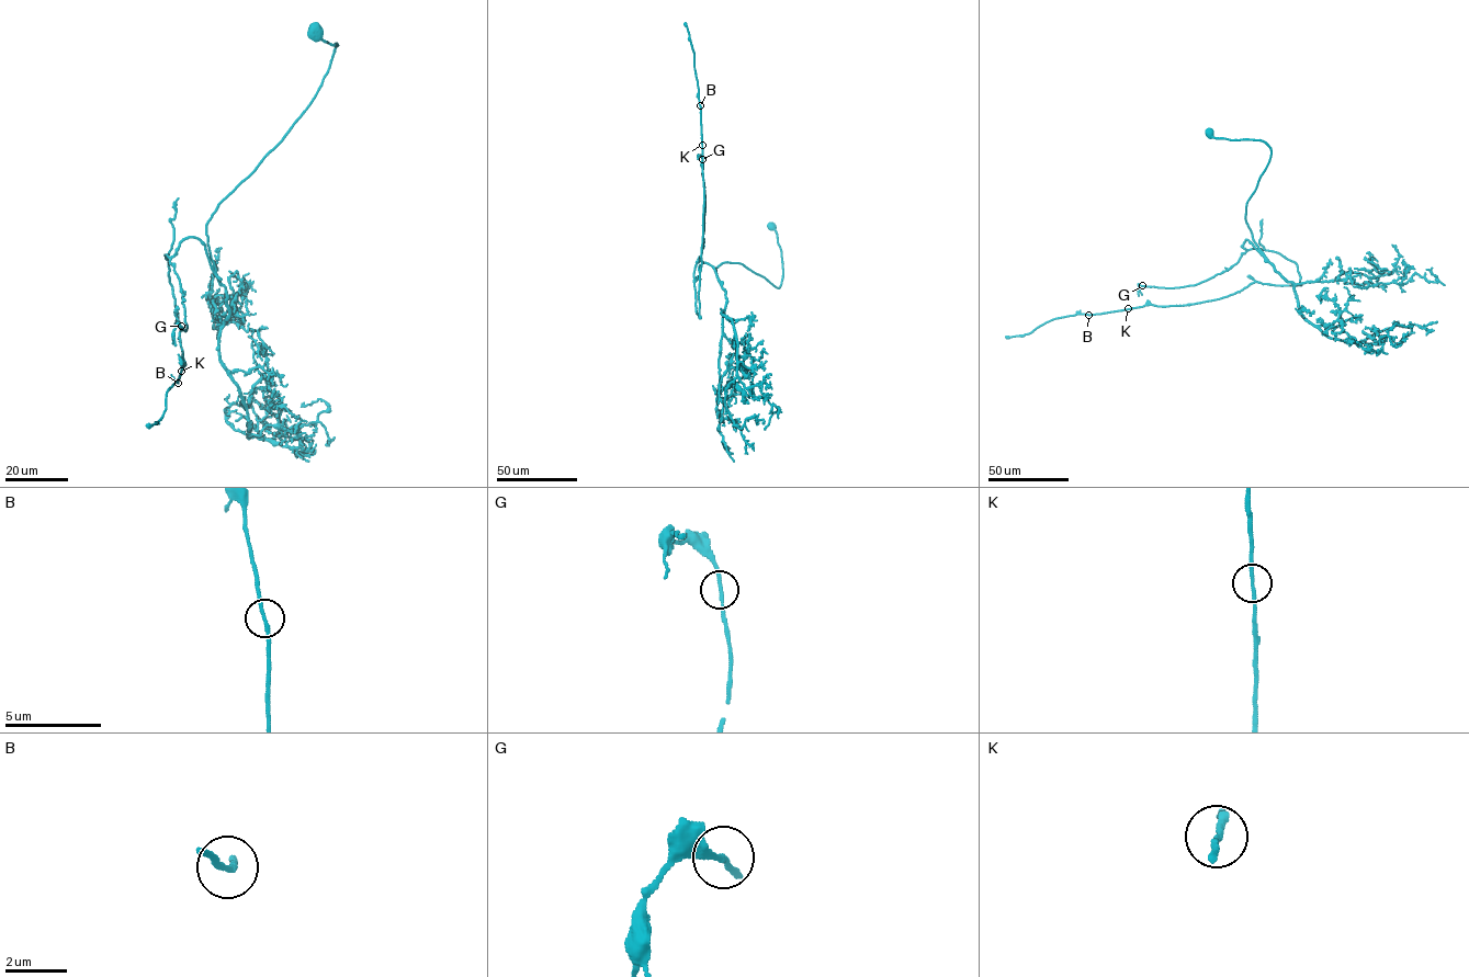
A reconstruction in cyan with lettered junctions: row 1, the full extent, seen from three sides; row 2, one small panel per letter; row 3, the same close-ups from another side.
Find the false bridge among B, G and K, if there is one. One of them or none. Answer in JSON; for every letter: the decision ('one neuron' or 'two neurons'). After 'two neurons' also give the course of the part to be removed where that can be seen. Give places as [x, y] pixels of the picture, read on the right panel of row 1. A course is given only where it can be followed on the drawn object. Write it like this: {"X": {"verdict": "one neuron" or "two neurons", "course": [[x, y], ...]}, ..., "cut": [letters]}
{"B": {"verdict": "one neuron"}, "G": {"verdict": "one neuron"}, "K": {"verdict": "one neuron"}, "cut": []}

